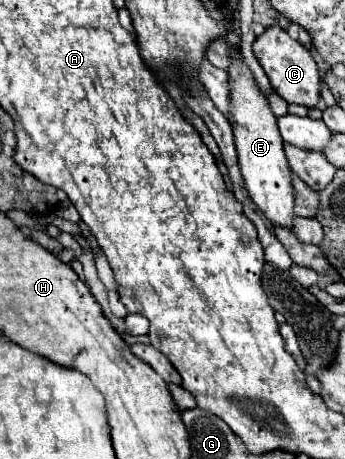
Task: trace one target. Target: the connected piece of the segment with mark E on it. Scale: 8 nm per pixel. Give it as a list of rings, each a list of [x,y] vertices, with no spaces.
[[[231,63],[231,125],[235,135],[235,147],[239,155],[239,169],[245,179],[245,187],[253,203],[261,213],[279,227],[293,229],[295,193],[291,183],[291,169],[283,153],[283,139],[277,131],[277,117],[271,113],[267,99],[255,85],[255,79],[245,63]]]

